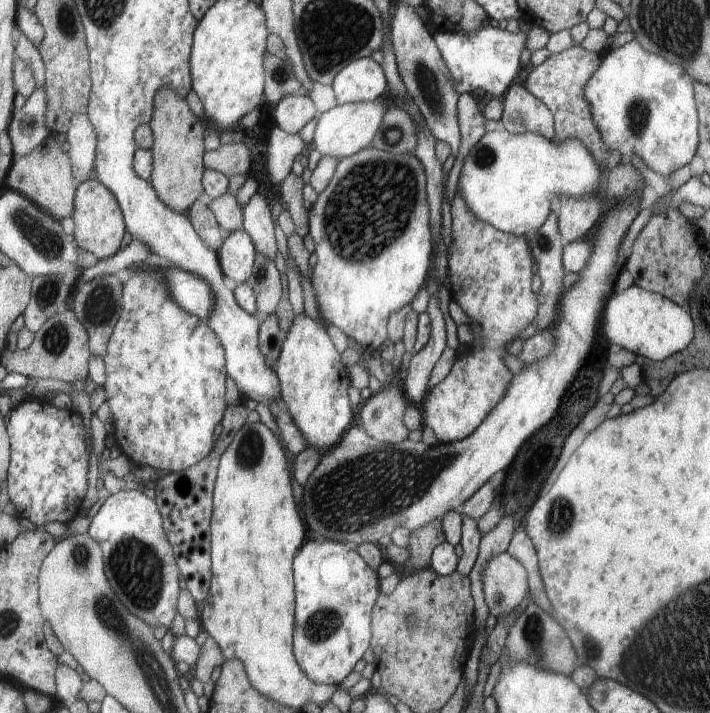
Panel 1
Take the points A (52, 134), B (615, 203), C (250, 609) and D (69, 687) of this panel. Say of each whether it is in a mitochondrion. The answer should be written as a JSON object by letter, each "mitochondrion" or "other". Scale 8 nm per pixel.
{"A":"other","B":"other","C":"other","D":"other"}

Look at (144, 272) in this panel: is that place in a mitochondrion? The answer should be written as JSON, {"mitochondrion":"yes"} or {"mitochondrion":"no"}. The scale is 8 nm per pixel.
{"mitochondrion":"no"}

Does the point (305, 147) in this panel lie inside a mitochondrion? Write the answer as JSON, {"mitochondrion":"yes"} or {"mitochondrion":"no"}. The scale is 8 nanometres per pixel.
{"mitochondrion":"no"}

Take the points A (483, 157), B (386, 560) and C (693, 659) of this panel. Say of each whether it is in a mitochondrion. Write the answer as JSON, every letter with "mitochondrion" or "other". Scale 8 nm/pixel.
{"A":"mitochondrion","B":"other","C":"mitochondrion"}

